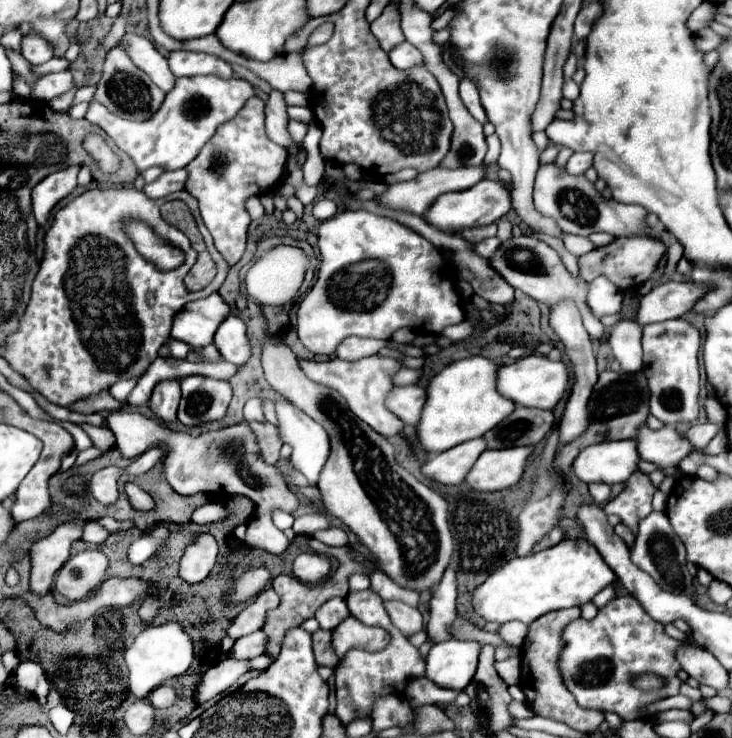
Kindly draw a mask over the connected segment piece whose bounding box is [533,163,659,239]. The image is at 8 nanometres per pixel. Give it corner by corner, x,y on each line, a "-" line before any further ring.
541,163
535,177
533,203
537,211
553,217
565,233
591,235
591,233
611,233
615,237
651,237
659,239
647,223
647,211
639,205
625,205
615,199
603,199
595,185
585,175
571,175
555,163

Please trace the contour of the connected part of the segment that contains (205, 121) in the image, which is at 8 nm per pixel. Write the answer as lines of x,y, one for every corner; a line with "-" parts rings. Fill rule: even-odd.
179,77
175,87
165,95
165,101
157,113
147,121
129,121
113,115
105,105
91,101
85,119
99,125
119,149
123,149
139,173
149,167
161,167
163,171
183,169
201,151
203,143
211,139
215,129
231,119
245,103
255,95
251,83
243,79
219,79
219,77

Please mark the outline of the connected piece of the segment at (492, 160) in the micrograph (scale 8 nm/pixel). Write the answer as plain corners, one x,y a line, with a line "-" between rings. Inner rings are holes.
489,135
487,137
487,155
485,155
485,165
487,167
493,167
493,165
497,165
497,157
499,157
499,151
501,151
501,145
499,145
499,139
497,139
497,135

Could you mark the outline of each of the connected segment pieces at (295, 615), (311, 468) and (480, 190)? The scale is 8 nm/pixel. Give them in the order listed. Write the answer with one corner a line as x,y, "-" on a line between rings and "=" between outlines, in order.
313,537
309,539
309,547
311,547
315,553
321,553
321,555
327,555
327,557
335,557
335,559
339,561
339,567
337,567
337,571
335,571
333,577
329,577
325,583
313,585
313,587
301,583
299,579
287,577
287,575
275,577
275,591
277,591
281,603
279,603
277,609
271,609
271,611
267,613
267,619
265,619
265,625
263,625
263,631
265,631
265,635
267,635
265,655
269,655
269,657
273,657
273,659
277,659
277,655
279,655
281,641
283,641
283,635
285,635
287,629
291,629
293,625
299,625
299,623
303,623
305,619
313,617
315,611
317,611
323,603
327,603
329,599
333,599
333,597
345,597
345,595
347,595
347,587
349,587
349,585
347,585
347,577
351,575
351,571
369,573
369,567
361,567
361,565
357,565
357,563
349,557
347,547
329,547
329,545
323,545
321,541
317,541
317,539
313,539
=
285,397
275,399
275,413
277,413
277,431
281,435
283,443
289,443
293,447
291,461
293,465
307,477
309,487
315,487
319,473
329,457
329,437
327,431
313,419
309,419
303,411
299,411
293,403
289,403
=
483,179
477,185
465,189
465,191
451,191
445,195
439,195
435,203
425,211
423,219
431,223
435,229
445,231
445,233
461,233
463,229
471,227
485,227
495,221
499,221
507,211
511,209
511,199
509,199
509,187
505,187
499,181
489,181

